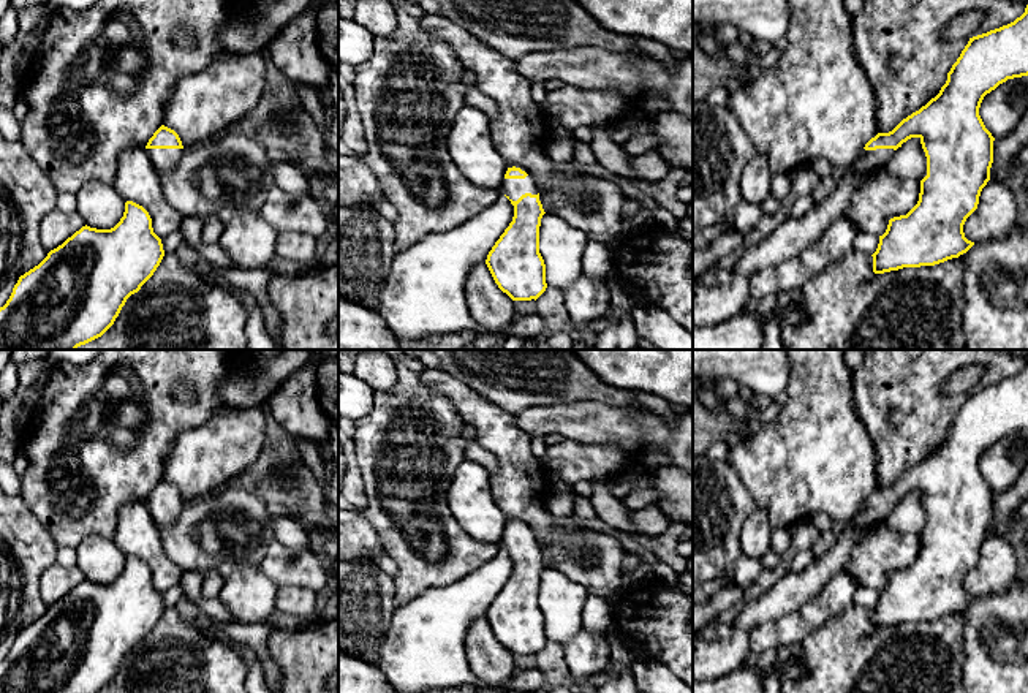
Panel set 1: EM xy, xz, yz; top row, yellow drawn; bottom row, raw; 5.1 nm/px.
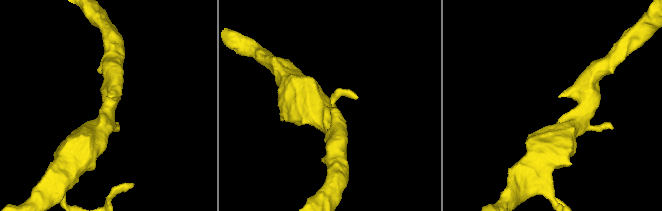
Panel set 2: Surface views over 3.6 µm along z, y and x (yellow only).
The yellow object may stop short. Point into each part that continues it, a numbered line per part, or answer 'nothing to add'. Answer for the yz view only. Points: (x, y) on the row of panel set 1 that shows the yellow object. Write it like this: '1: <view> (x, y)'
1: yz (794, 234)

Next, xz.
1: xz (514, 189)

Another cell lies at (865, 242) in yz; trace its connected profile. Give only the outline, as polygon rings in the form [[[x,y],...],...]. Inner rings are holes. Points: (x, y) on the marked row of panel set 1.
[[[860,231],[854,239],[852,250],[873,255],[878,248],[878,244],[879,244],[879,236]]]

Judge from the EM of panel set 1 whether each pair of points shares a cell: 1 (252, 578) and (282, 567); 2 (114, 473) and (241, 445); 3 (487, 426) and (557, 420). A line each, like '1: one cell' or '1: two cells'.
1: two cells
2: two cells
3: two cells

